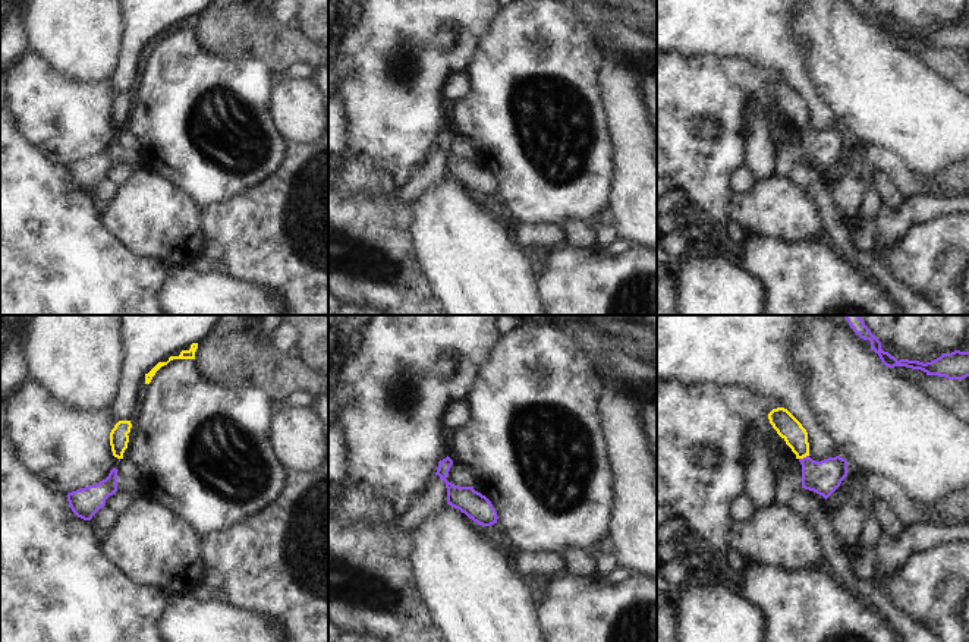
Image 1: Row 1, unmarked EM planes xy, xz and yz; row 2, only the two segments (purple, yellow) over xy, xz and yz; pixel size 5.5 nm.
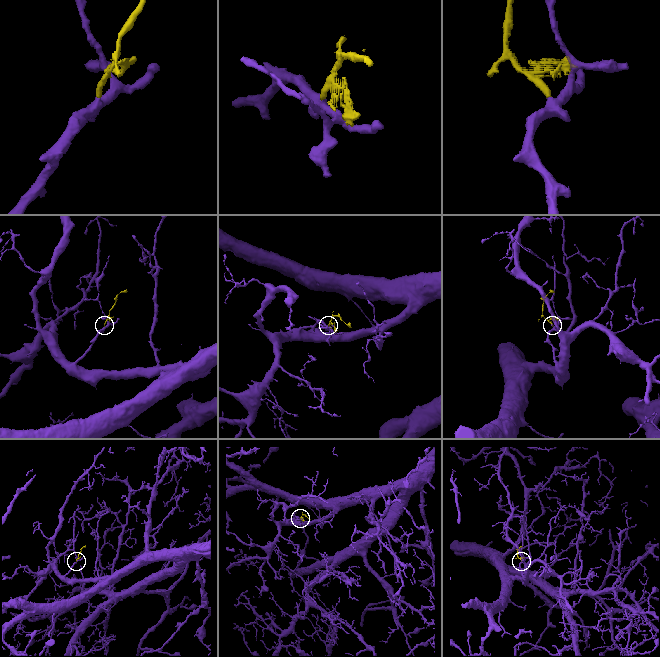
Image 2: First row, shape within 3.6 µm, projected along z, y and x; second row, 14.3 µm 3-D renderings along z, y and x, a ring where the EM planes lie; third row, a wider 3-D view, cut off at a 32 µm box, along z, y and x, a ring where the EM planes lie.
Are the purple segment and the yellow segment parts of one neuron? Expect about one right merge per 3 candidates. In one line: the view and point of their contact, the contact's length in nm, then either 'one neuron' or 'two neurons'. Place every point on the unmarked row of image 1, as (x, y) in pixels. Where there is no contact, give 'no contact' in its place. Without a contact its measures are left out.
contact yz (804, 129); length 60 nm; one neuron

